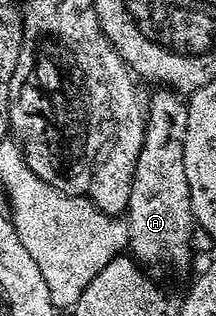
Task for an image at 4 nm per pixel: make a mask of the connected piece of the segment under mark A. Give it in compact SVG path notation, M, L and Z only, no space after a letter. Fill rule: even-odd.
M162 87L146 101L146 131L142 155L134 171L126 210L128 249L141 266L165 265L184 269L192 257L192 236L198 233L186 183L184 140L188 130L188 102L181 94Z

